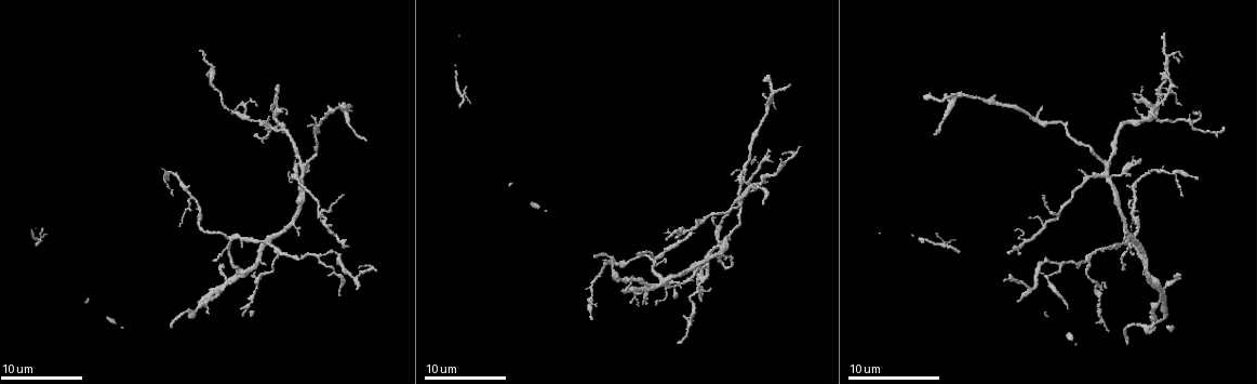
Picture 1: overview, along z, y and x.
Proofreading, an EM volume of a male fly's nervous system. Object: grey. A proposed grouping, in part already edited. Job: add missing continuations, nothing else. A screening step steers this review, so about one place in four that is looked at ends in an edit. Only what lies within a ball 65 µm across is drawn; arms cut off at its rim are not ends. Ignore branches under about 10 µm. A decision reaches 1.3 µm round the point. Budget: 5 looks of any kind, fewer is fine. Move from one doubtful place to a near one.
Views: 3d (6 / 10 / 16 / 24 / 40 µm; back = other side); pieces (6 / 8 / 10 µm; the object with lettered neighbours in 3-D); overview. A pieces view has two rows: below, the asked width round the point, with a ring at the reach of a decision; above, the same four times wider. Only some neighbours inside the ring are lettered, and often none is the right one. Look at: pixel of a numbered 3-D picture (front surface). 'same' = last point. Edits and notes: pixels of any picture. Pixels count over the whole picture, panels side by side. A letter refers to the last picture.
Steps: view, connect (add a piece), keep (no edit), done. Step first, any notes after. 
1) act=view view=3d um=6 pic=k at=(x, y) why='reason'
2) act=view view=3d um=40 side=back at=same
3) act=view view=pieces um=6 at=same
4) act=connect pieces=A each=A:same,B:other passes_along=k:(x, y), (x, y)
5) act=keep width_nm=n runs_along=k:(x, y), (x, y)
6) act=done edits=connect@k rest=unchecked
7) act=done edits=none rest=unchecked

act=view view=pieces um=6 pic=1 at=(364, 139) why='tapers out'

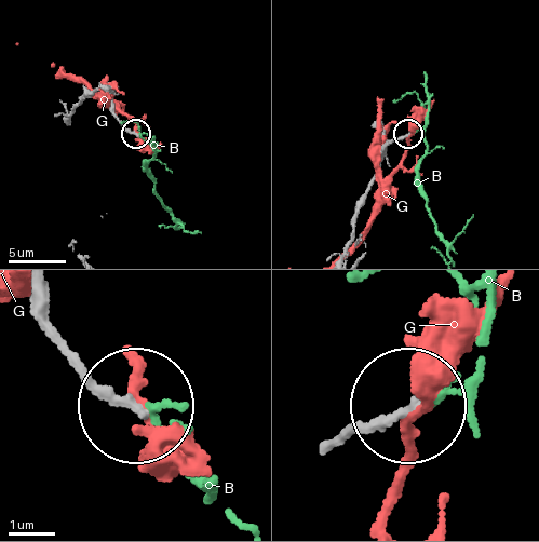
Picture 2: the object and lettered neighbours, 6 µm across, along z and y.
act=keep width_nm=150 each=B:other,G:other runs_along=2:(44, 326), (134, 404) found='none of them fits'

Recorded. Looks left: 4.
act=view view=pieces um=6 pic=1 at=(270, 105)

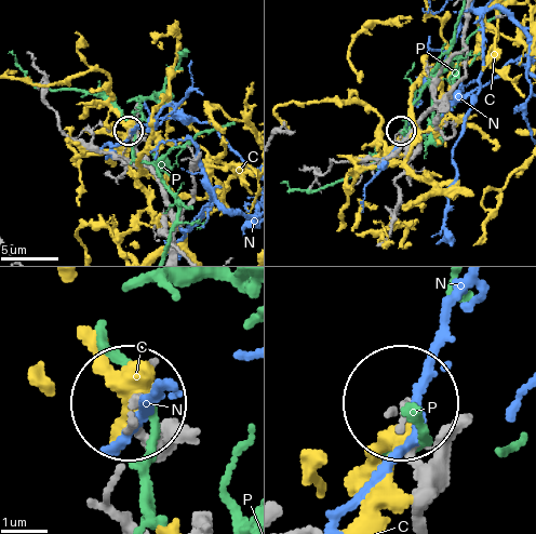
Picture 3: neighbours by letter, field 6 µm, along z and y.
act=keep each=C:other,N:other,P:other found='no lettered piece goes on from it'

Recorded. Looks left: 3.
act=view view=pieces um=6 pic=1 at=(1123, 268) why='tapers out'

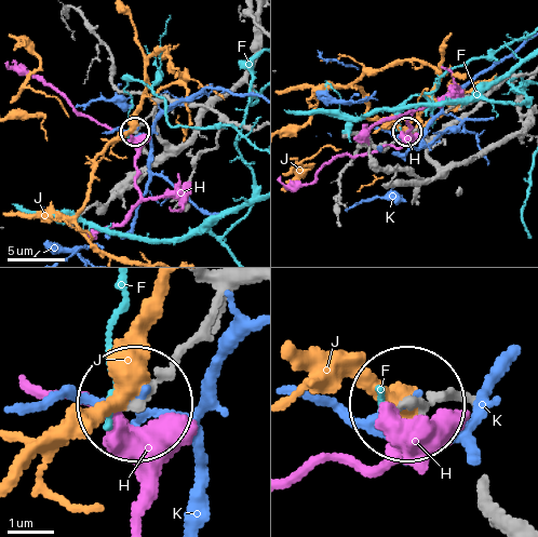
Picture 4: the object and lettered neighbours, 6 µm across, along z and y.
act=keep each=F:other,H:other,J:other,K:other found='none of them fits'

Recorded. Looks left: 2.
act=done edits=none rest=unchecked

